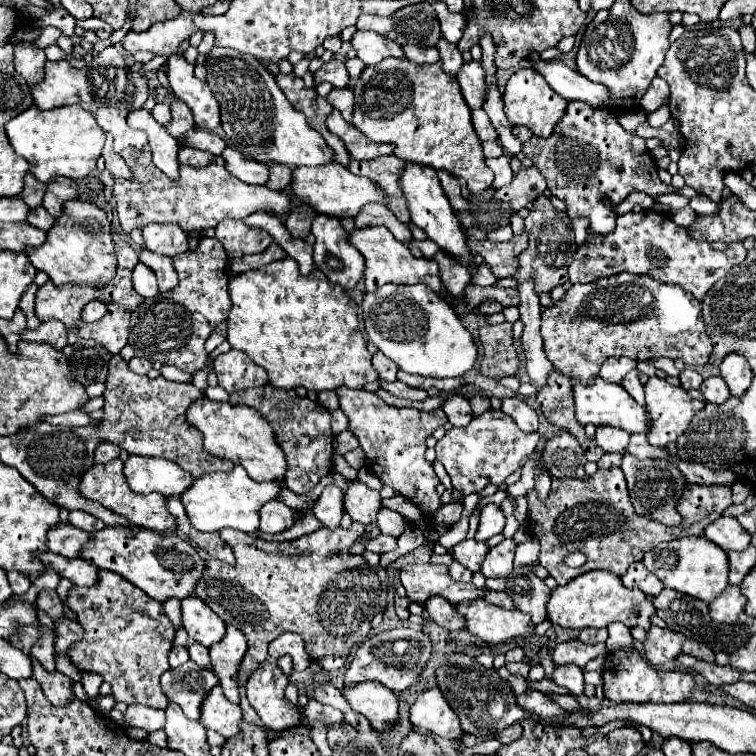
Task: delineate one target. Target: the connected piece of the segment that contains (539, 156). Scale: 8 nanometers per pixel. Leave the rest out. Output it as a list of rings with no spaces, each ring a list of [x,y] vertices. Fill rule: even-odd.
[[[571,100],[567,102],[567,110],[563,118],[557,122],[553,134],[549,138],[537,138],[533,136],[523,144],[523,154],[533,160],[533,166],[543,174],[547,180],[547,188],[551,190],[553,196],[563,200],[567,204],[567,212],[571,218],[587,218],[589,220],[589,232],[595,234],[609,234],[615,230],[615,220],[617,214],[613,212],[613,204],[623,202],[631,192],[645,192],[649,196],[665,194],[671,192],[671,186],[663,184],[657,174],[657,164],[655,160],[647,154],[645,140],[639,138],[637,134],[627,132],[617,116],[609,116],[609,110],[599,110],[599,108],[589,108],[589,104],[581,100]],[[607,196],[611,200],[609,208],[607,204],[601,202],[601,198]]]

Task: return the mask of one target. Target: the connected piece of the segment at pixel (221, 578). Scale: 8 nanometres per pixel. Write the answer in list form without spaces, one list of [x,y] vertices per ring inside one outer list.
[[[353,522],[349,530],[337,528],[329,532],[327,528],[319,528],[311,534],[305,534],[291,544],[291,546],[307,546],[307,552],[303,554],[279,554],[277,550],[271,550],[271,546],[289,546],[289,542],[263,542],[257,536],[243,534],[237,530],[221,530],[219,536],[223,542],[227,542],[233,548],[235,554],[235,566],[225,564],[217,558],[207,558],[205,572],[197,582],[195,594],[209,604],[209,608],[225,622],[237,626],[247,642],[249,648],[241,660],[241,666],[237,670],[237,682],[239,686],[245,686],[249,670],[261,666],[265,662],[267,646],[271,640],[275,640],[283,632],[297,632],[307,646],[307,652],[311,658],[321,656],[349,656],[351,648],[355,644],[361,644],[361,640],[367,638],[371,632],[371,620],[379,610],[387,610],[387,598],[389,598],[389,582],[387,582],[387,570],[383,566],[369,566],[363,556],[351,554],[351,546],[357,542],[357,538],[365,532],[365,526],[361,522]]]

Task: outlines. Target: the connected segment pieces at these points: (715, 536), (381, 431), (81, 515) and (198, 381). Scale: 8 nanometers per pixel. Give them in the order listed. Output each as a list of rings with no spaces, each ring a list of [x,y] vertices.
[[[721,516],[707,526],[705,538],[715,542],[725,552],[731,552],[731,550],[741,552],[749,546],[749,540],[751,540],[749,532],[735,518],[727,518],[727,516]]]
[[[337,388],[341,410],[349,418],[349,432],[359,440],[359,446],[363,448],[367,456],[367,466],[375,472],[375,476],[391,486],[395,494],[407,496],[413,500],[421,512],[423,518],[429,520],[429,516],[435,512],[439,502],[439,494],[435,486],[439,484],[439,478],[433,470],[433,466],[425,460],[425,438],[433,434],[435,428],[443,426],[447,422],[447,416],[441,408],[435,408],[431,412],[415,410],[415,408],[395,408],[387,406],[377,394],[365,392],[365,390],[351,390],[351,388]]]
[[[81,510],[69,512],[69,518],[67,518],[67,520],[69,520],[69,524],[73,524],[75,528],[85,530],[85,532],[93,532],[93,530],[99,530],[99,528],[105,526],[103,520],[91,516],[91,514],[85,514],[85,512],[81,512]]]
[[[209,362],[209,366],[207,366],[205,370],[201,370],[201,372],[193,374],[193,378],[191,378],[191,384],[193,384],[197,390],[205,392],[205,388],[207,388],[207,374],[209,374],[209,370],[211,370],[211,368],[213,368],[213,362]]]

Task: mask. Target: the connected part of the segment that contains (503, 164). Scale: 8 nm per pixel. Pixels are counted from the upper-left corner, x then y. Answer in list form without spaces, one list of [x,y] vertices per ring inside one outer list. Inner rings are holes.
[[[503,154],[503,156],[499,156],[499,158],[487,158],[485,162],[487,162],[487,166],[493,170],[493,174],[495,174],[495,180],[493,180],[493,184],[491,184],[493,190],[497,190],[497,188],[501,188],[501,186],[505,186],[505,184],[511,184],[511,180],[513,180],[513,170],[511,170],[511,166],[509,166],[509,156],[507,156],[507,154]]]

